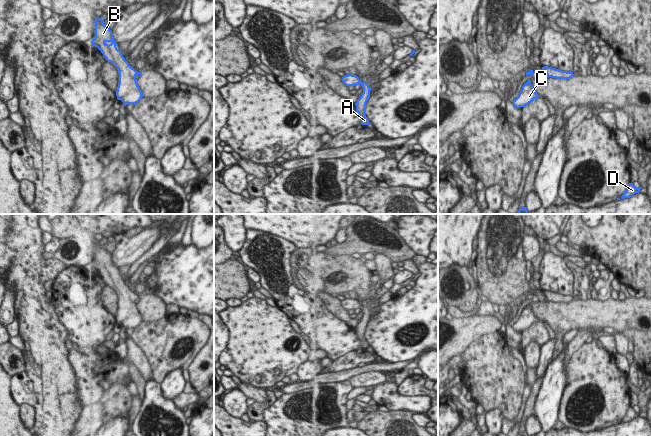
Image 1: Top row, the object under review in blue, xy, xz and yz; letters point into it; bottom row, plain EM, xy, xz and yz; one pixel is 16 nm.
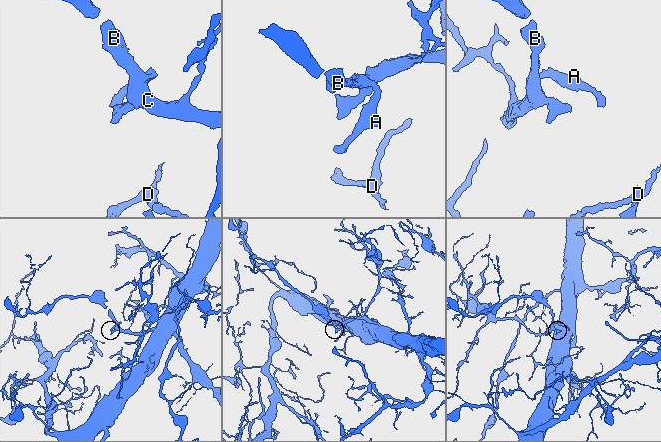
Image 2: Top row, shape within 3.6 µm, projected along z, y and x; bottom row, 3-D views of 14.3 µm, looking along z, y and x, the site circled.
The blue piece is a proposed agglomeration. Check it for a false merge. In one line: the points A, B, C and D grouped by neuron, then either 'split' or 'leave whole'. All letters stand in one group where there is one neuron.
A B C D | leave whole

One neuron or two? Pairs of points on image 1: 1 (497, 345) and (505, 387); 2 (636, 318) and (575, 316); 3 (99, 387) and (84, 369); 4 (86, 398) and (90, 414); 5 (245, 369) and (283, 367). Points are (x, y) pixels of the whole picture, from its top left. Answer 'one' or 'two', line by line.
1: one
2: one
3: one
4: two
5: one

